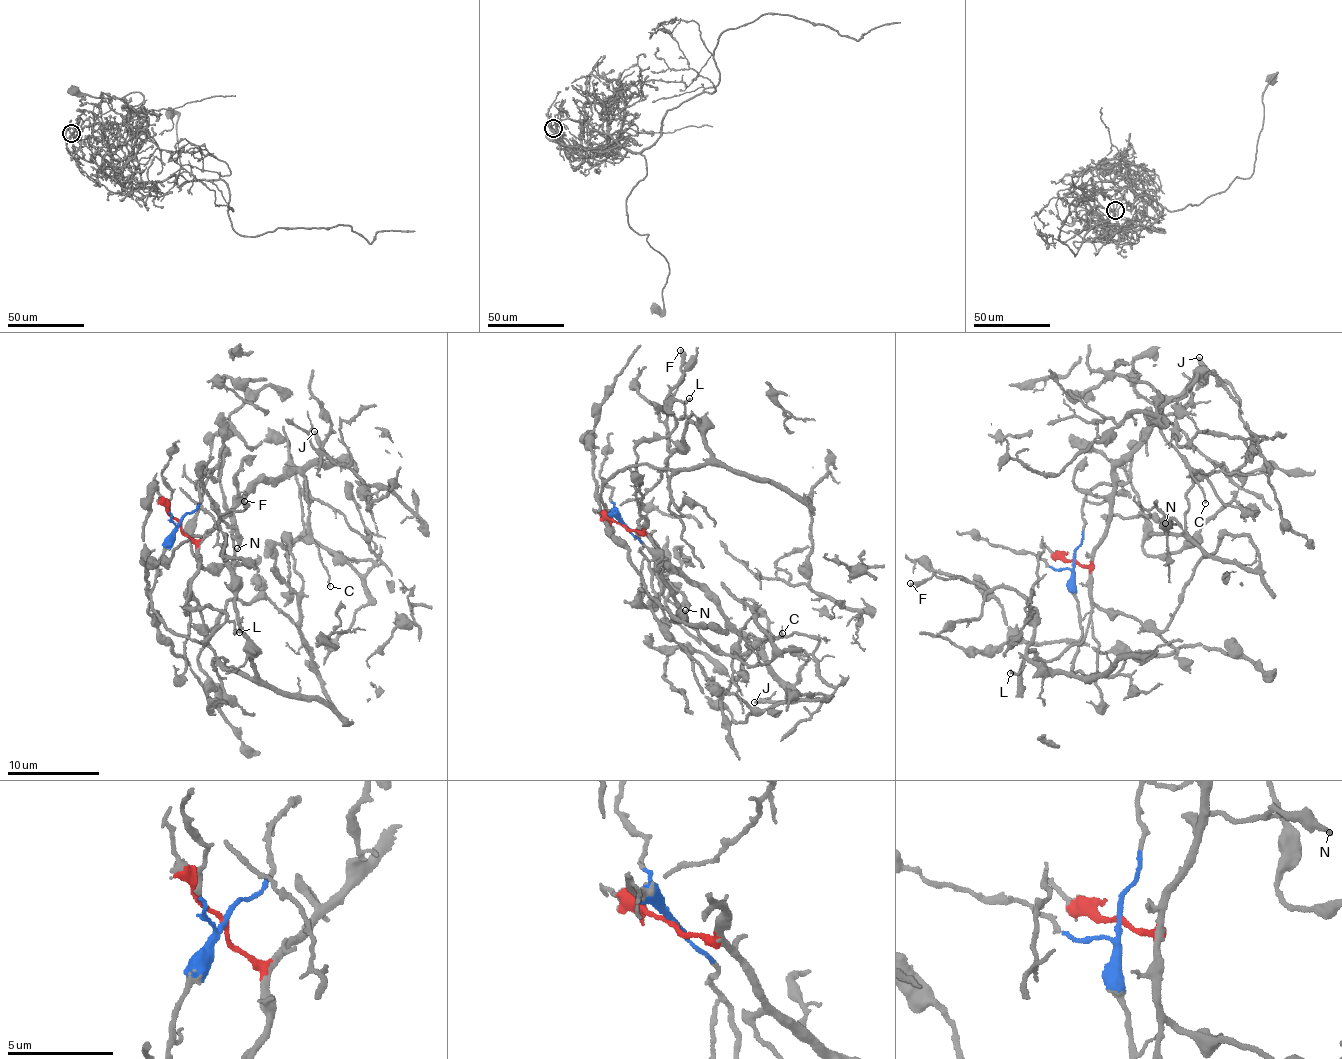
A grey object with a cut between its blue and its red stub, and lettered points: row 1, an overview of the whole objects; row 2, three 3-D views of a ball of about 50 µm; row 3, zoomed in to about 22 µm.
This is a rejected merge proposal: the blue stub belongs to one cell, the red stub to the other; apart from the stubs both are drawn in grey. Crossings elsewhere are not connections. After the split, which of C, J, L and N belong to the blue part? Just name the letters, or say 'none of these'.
none of these

